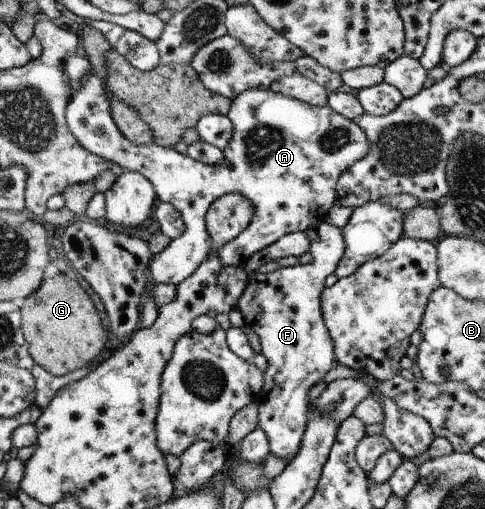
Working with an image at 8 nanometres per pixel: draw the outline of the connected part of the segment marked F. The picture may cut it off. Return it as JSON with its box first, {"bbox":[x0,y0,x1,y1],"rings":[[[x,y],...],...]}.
{"bbox":[236,221,346,463],"rings":[[[323,221],[305,232],[310,240],[313,262],[306,265],[279,267],[272,272],[262,272],[261,270],[250,272],[247,288],[243,291],[236,306],[246,318],[246,324],[259,336],[262,346],[260,353],[268,362],[267,369],[264,371],[265,388],[262,390],[261,398],[257,401],[258,427],[262,428],[266,434],[270,453],[288,463],[297,456],[302,438],[305,436],[305,428],[309,420],[308,410],[311,404],[307,400],[307,392],[335,366],[334,343],[325,327],[321,296],[326,288],[325,278],[337,269],[346,250],[346,239],[342,228]]]}

